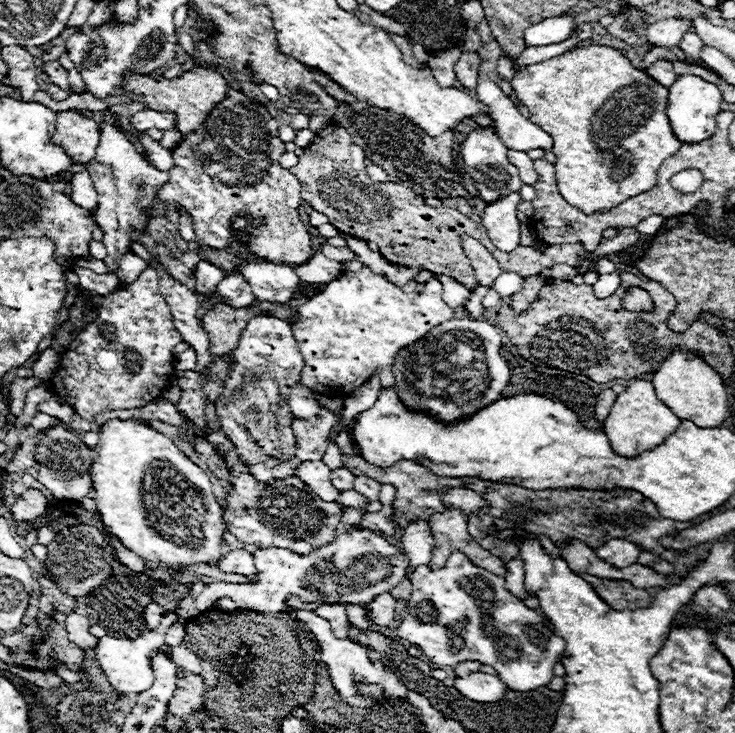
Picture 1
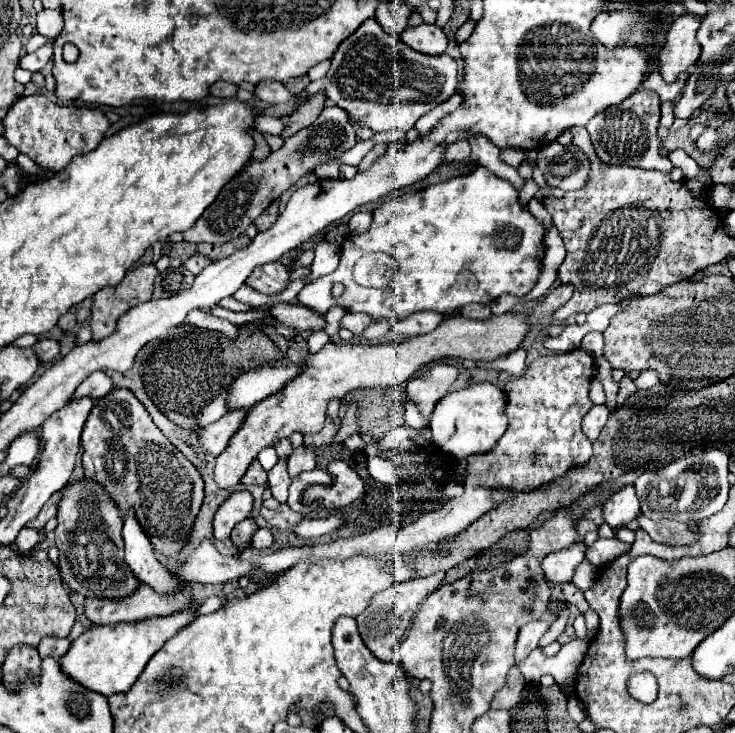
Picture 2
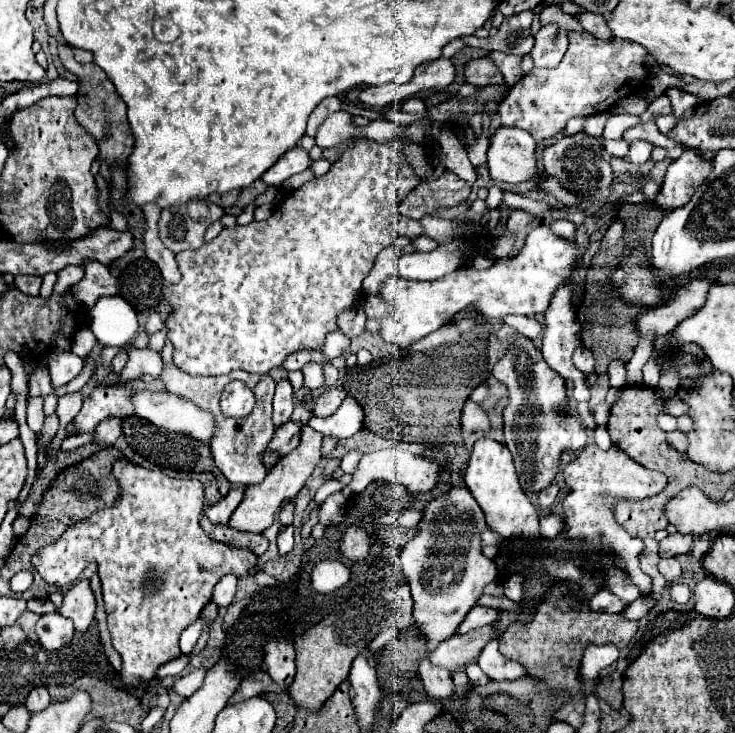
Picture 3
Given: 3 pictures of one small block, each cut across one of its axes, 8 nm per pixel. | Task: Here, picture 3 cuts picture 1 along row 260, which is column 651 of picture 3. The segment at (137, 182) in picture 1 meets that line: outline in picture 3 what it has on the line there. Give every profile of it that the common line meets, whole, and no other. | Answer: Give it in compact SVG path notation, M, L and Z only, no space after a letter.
M662 94L660 98L656 98L640 118L642 118L642 122L648 122L652 118L658 118L660 114L672 114L672 104L670 104L670 100L668 100L666 94Z

